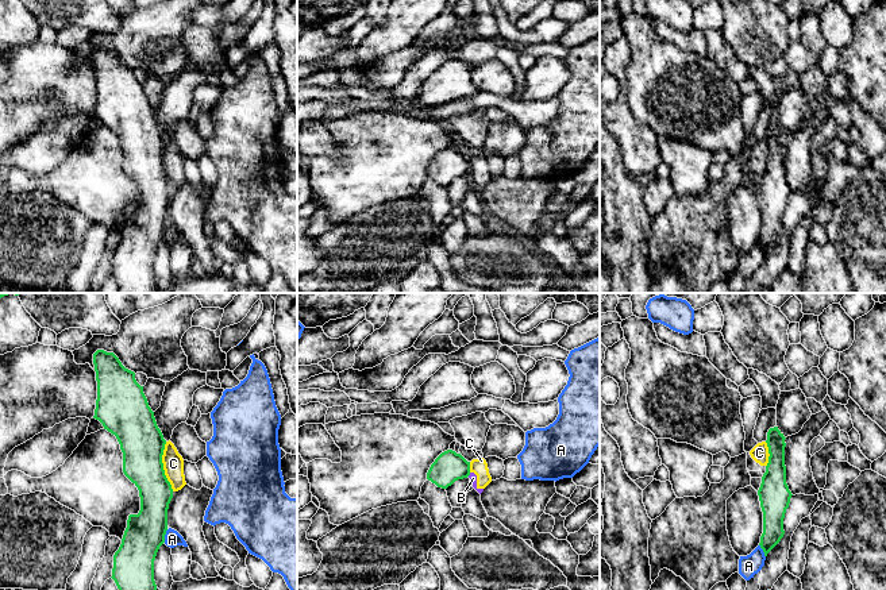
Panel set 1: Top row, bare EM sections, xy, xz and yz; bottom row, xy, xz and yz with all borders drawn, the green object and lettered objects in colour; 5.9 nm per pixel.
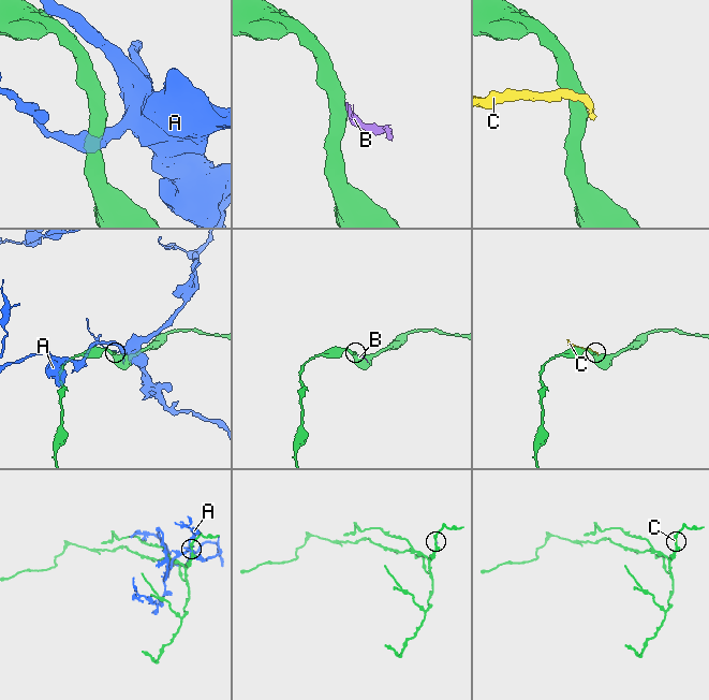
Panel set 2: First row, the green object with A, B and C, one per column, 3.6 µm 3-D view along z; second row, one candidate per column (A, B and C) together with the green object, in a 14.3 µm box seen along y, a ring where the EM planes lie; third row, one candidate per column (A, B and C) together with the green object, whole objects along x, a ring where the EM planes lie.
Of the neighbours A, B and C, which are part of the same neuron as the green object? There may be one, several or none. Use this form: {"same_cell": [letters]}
{"same_cell": []}

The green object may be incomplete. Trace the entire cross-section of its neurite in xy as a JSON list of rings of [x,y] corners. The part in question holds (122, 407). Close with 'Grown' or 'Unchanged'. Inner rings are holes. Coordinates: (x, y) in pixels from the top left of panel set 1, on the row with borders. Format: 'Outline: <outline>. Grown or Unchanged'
Outline: [[[97,350],[93,354],[97,381],[97,400],[93,419],[116,436],[123,452],[123,473],[138,487],[140,510],[130,514],[122,544],[113,555],[112,579],[119,590],[157,590],[154,560],[165,543],[167,509],[173,489],[163,470],[162,455],[166,440],[157,425],[154,412],[135,379],[135,373],[126,369],[113,352]]]. Unchanged

